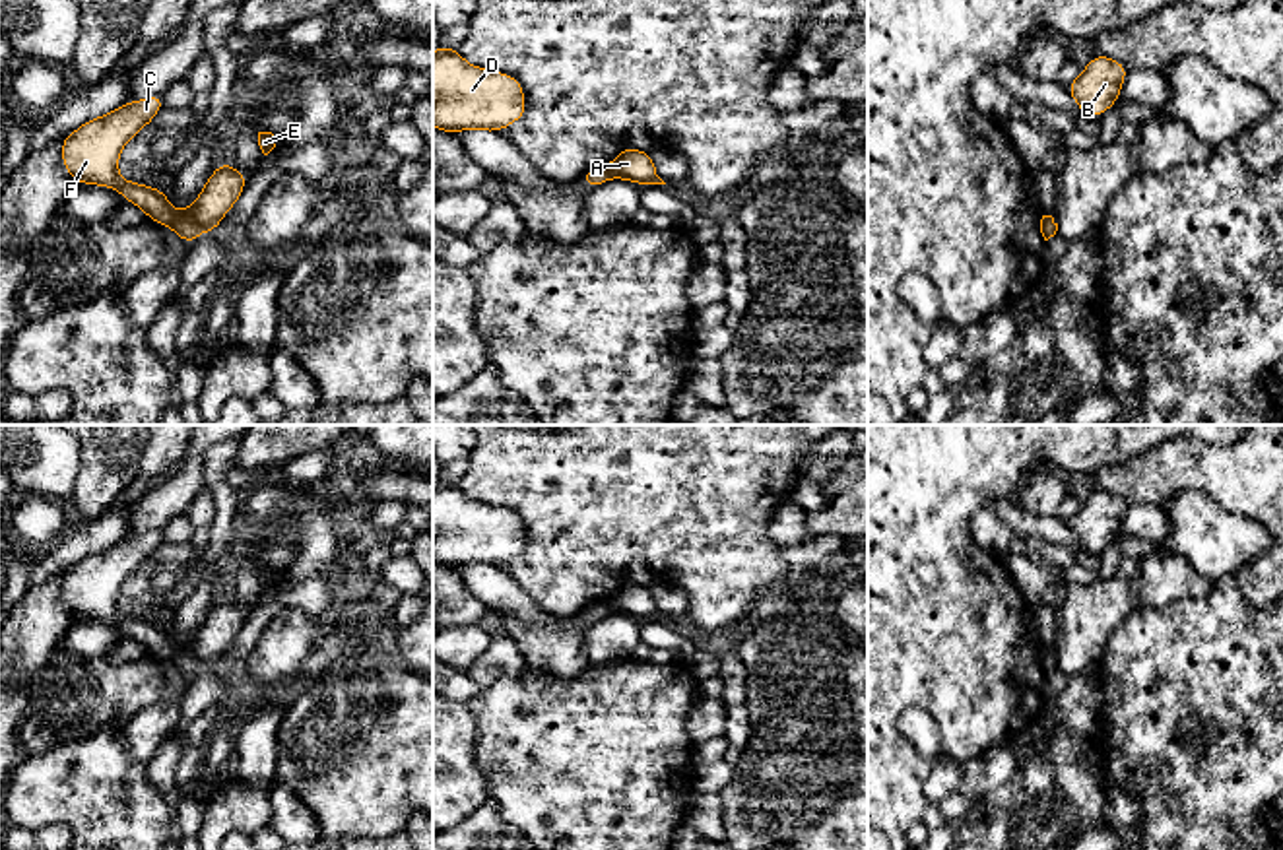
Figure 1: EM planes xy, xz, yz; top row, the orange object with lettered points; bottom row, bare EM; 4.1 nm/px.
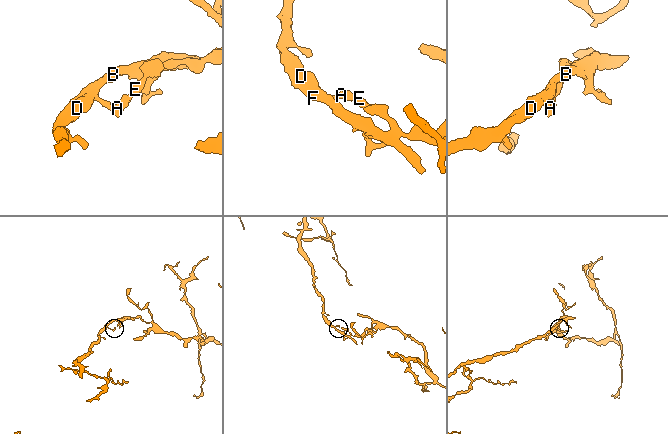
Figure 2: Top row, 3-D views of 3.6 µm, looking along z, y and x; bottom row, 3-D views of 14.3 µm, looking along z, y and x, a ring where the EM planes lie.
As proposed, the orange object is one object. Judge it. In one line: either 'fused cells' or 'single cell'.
fused cells

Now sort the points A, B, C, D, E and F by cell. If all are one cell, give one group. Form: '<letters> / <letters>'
A E / B C D F

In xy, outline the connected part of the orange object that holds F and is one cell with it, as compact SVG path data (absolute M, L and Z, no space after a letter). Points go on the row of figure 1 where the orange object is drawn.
M163 95L122 103L113 113L91 118L62 140L62 165L70 177L83 184L107 186L136 204L149 219L171 227L179 210L155 186L118 177L118 157L128 140L165 107Z

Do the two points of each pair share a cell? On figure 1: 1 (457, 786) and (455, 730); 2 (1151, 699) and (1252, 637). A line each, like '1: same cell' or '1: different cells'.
1: same cell
2: same cell

